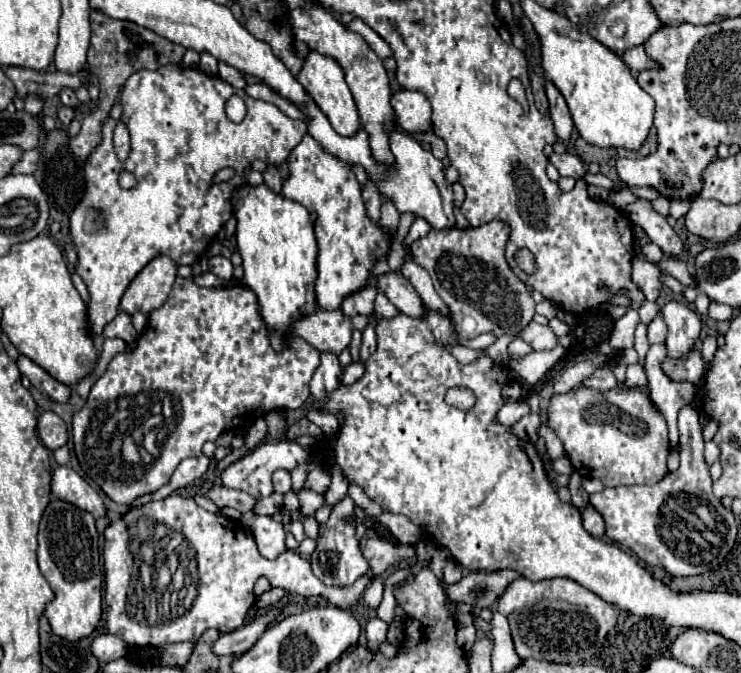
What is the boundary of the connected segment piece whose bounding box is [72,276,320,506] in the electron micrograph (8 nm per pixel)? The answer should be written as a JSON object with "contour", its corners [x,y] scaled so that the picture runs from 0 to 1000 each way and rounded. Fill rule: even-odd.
{"contour":[[[240,410],[235,425],[232,425],[232,434],[224,446],[224,452],[208,464],[200,467],[200,484],[197,490],[192,493],[192,499],[186,502],[184,508],[184,517],[178,517],[175,523],[166,523],[158,526],[143,547],[140,559],[124,574],[121,579],[121,588],[113,600],[113,606],[108,606],[108,612],[100,615],[100,627],[97,627],[97,654],[100,654],[100,672],[103,672],[103,681],[111,692],[111,698],[140,728],[140,734],[154,743],[157,749],[173,749],[186,740],[186,737],[194,737],[194,734],[202,734],[202,731],[211,731],[216,722],[227,719],[238,692],[248,684],[248,681],[267,681],[273,678],[273,663],[275,657],[281,654],[291,654],[300,642],[310,642],[310,639],[332,639],[337,630],[343,630],[351,618],[367,612],[367,609],[399,609],[405,606],[413,591],[418,588],[418,577],[416,577],[416,568],[421,562],[421,553],[426,550],[426,544],[432,541],[432,523],[418,514],[416,508],[410,508],[410,502],[399,499],[394,502],[394,508],[383,511],[381,523],[372,523],[367,514],[364,514],[364,502],[362,502],[362,490],[359,490],[359,481],[354,475],[354,467],[351,467],[351,452],[348,452],[348,443],[345,437],[340,437],[340,431],[335,431],[332,425],[305,425],[305,428],[270,428],[259,419],[259,413],[246,413]],[[200,642],[208,642],[211,648],[211,666],[213,666],[213,681],[202,678],[202,675],[189,675],[192,669],[192,654]]]}

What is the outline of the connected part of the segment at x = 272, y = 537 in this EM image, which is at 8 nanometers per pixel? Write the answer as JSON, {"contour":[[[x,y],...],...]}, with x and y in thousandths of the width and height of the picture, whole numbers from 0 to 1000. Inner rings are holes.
{"contour":[[[340,758],[327,764],[327,776],[340,788],[340,796],[356,829],[372,829],[386,820],[383,782],[378,776],[367,773],[364,767],[348,767]]]}

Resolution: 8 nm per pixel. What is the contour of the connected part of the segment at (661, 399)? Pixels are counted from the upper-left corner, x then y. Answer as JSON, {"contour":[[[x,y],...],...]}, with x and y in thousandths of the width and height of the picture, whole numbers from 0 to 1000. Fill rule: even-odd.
{"contour":[[[883,511],[883,514],[877,514],[877,520],[872,526],[872,544],[869,547],[872,547],[874,571],[877,571],[877,588],[885,600],[885,606],[896,615],[896,621],[901,627],[901,642],[904,642],[904,663],[912,666],[912,657],[915,657],[912,618],[915,618],[918,606],[934,594],[937,574],[904,568],[891,547],[896,532],[899,532],[899,514]]]}

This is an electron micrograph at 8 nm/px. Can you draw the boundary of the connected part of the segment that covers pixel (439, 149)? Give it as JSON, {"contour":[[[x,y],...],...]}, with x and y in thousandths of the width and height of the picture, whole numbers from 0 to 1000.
{"contour":[[[575,196],[575,199],[559,199],[559,205],[580,211],[580,214],[583,214],[583,229],[586,229],[591,238],[602,235],[602,214],[599,214],[599,208],[596,208],[596,205],[591,205],[586,196]]]}

